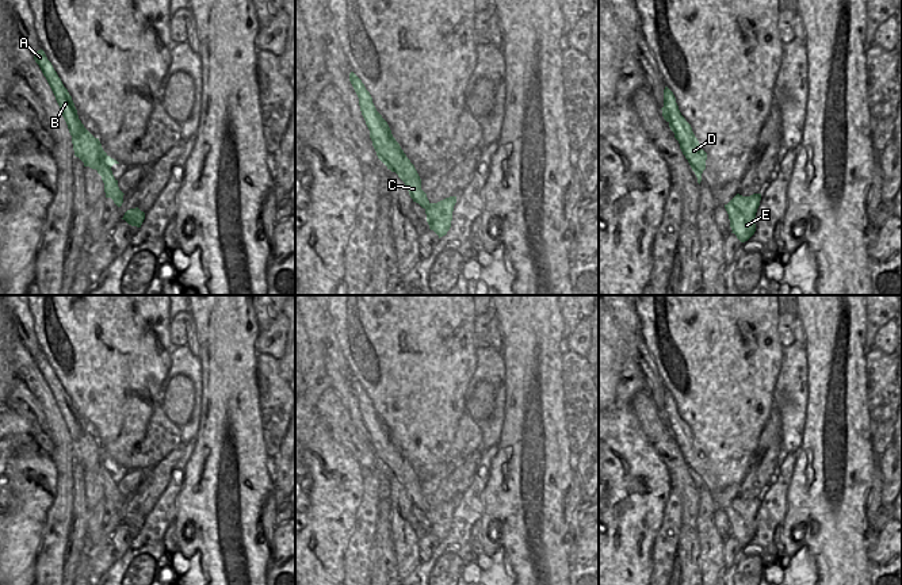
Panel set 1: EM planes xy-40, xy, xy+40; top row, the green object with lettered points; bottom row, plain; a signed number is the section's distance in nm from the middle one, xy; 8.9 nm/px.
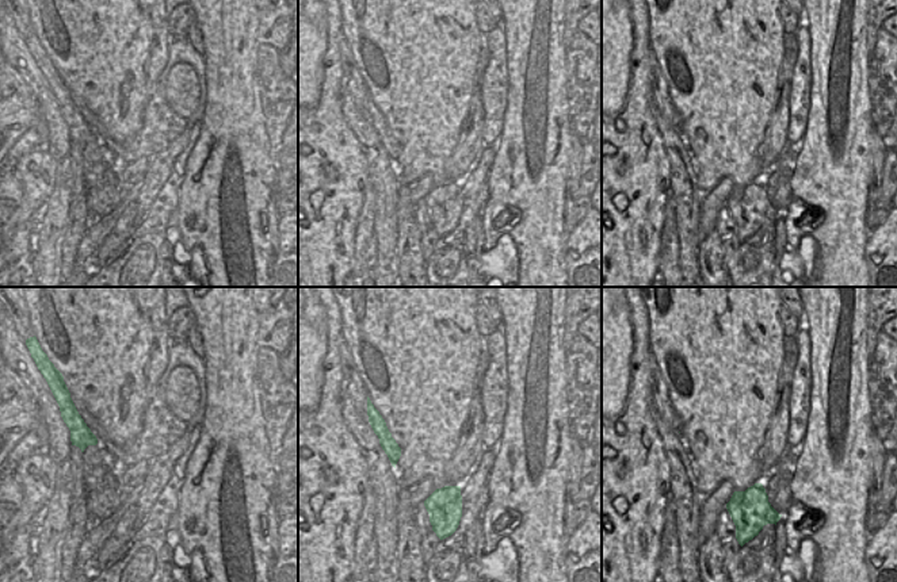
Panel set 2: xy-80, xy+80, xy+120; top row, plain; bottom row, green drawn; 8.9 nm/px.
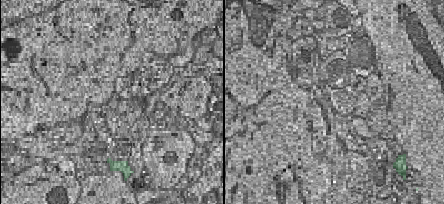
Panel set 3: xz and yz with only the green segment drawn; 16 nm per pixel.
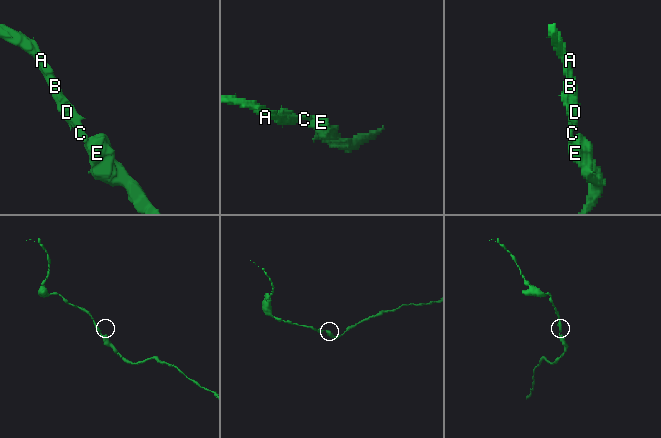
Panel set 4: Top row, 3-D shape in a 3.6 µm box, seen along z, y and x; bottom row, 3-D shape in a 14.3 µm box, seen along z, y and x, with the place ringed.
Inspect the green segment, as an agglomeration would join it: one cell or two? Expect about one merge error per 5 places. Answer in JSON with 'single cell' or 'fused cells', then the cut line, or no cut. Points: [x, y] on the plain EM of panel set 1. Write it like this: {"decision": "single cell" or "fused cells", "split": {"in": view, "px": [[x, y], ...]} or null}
{"decision": "single cell", "split": null}

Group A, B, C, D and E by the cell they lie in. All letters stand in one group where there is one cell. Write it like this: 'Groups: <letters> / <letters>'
Groups: A B C D E

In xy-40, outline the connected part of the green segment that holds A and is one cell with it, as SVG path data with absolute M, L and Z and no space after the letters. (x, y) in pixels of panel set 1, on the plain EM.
M41 352L34 358L35 366L39 368L43 379L46 381L56 404L62 414L62 420L68 428L72 439L74 459L79 460L84 470L96 473L104 486L106 501L111 501L114 506L121 511L123 506L123 496L118 490L118 483L114 481L111 470L119 467L111 462L102 451L99 441L95 441L81 427L77 413L64 390L61 382L54 374L51 366L47 363L45 355Z

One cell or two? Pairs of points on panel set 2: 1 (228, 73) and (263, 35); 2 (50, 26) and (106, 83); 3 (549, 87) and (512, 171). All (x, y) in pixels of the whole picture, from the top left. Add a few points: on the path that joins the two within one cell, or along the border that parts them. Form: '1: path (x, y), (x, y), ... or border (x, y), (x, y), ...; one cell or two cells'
1: border (258, 14), (256, 41), (259, 43); two cells
2: path (68, 27), (106, 65); one cell
3: path (537, 103), (537, 110), (523, 130), (523, 149); one cell

